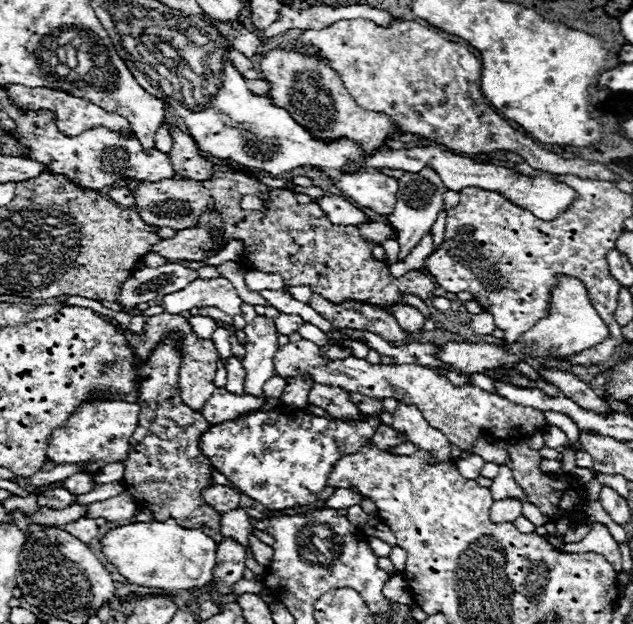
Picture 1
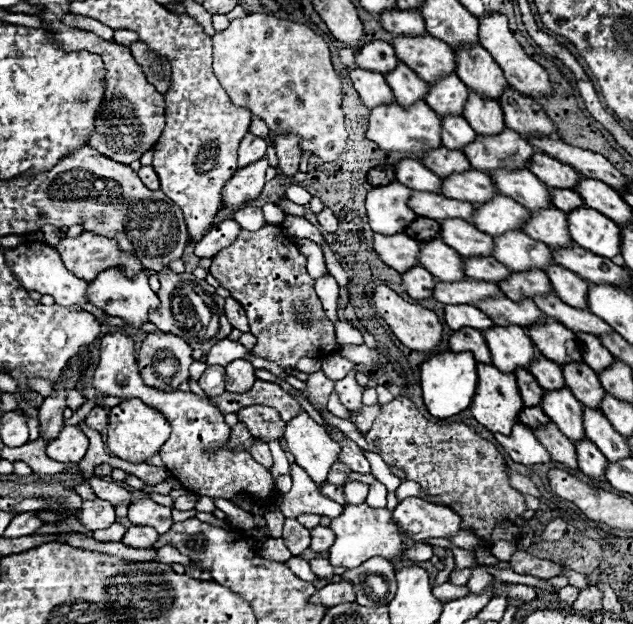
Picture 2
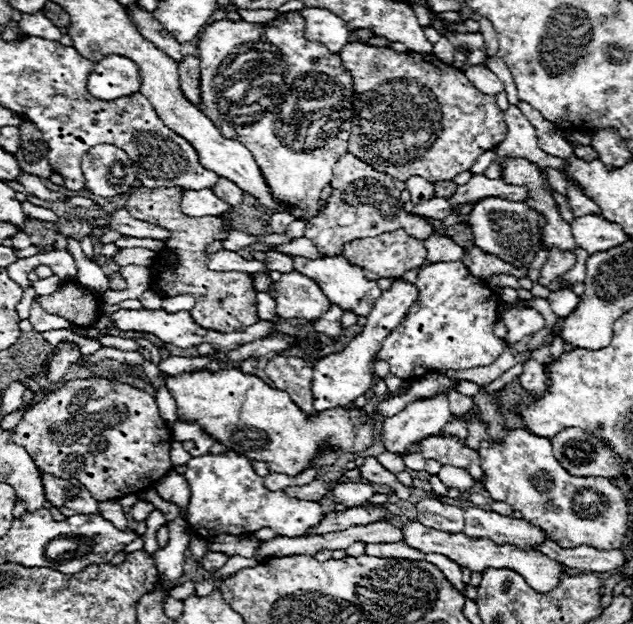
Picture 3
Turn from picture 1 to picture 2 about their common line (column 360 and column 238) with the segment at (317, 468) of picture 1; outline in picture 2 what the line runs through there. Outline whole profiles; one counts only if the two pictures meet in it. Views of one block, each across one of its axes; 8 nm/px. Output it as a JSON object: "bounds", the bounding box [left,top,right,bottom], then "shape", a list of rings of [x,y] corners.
{"bounds":[228,422,252,450],"shape":[[[238,422],[236,426],[232,426],[228,448],[242,448],[242,450],[246,450],[246,448],[250,448],[250,444],[252,444],[252,434],[244,426],[244,422]]]}

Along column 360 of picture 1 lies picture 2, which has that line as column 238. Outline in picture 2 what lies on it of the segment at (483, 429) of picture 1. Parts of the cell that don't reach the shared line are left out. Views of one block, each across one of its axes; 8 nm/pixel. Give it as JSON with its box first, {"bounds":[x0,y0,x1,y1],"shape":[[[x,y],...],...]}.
{"bounds":[226,360,256,394],"shape":[[[232,360],[226,366],[226,390],[240,394],[244,390],[252,388],[252,382],[256,382],[254,366],[246,360]]]}

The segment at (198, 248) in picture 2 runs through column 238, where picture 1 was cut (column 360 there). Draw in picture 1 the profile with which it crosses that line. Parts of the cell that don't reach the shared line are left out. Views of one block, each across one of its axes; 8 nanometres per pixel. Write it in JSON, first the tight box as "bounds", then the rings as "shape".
{"bounds":[358,222,396,244],"shape":[[[372,222],[372,224],[362,224],[358,226],[358,230],[362,232],[364,238],[372,240],[374,244],[382,244],[382,240],[386,240],[388,236],[394,236],[396,238],[396,232],[390,224],[384,224],[384,222]]]}

